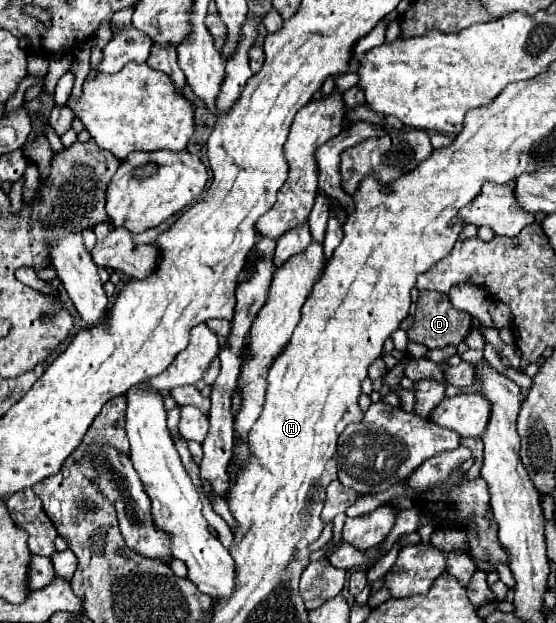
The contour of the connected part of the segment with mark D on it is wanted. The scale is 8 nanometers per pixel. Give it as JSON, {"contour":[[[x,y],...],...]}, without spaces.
{"contour":[[[420,291],[414,315],[414,327],[408,339],[428,349],[458,345],[472,329],[472,315],[452,307],[448,295],[438,291]]]}

